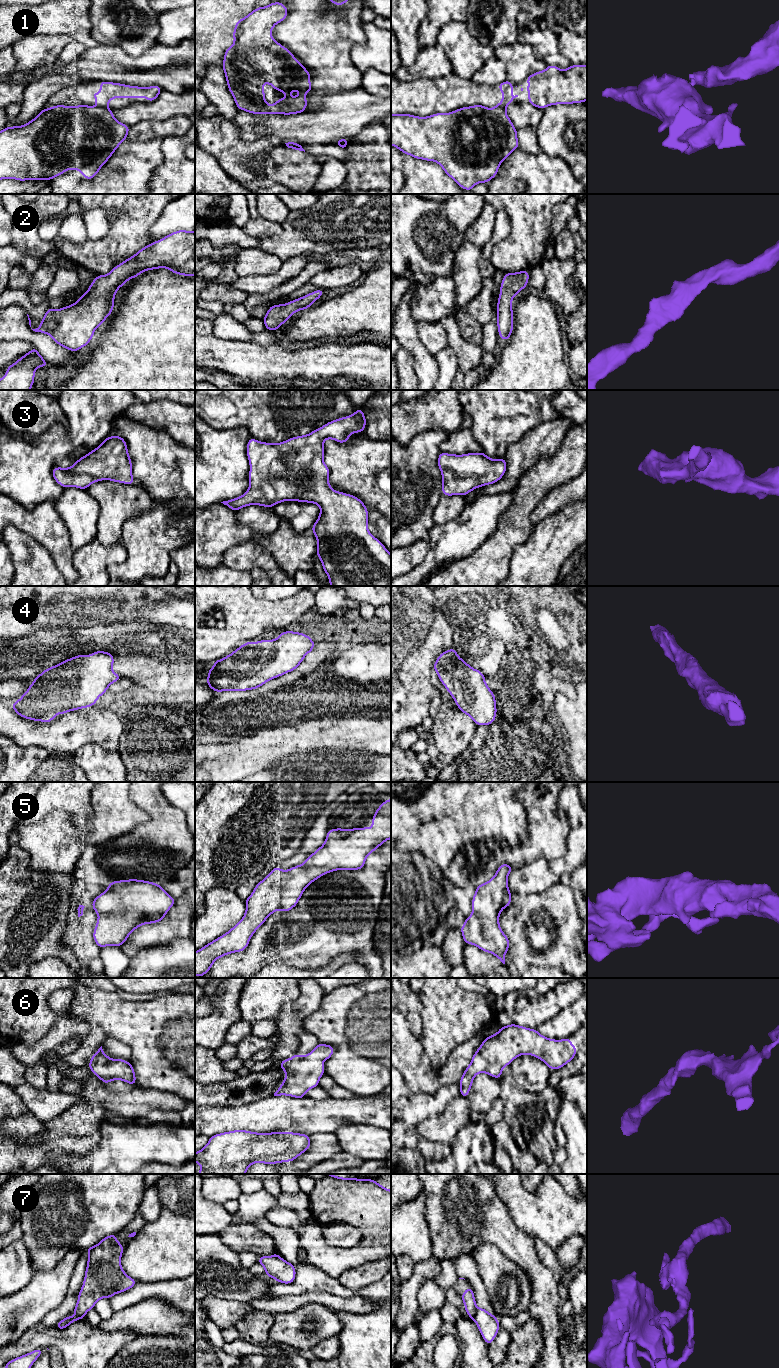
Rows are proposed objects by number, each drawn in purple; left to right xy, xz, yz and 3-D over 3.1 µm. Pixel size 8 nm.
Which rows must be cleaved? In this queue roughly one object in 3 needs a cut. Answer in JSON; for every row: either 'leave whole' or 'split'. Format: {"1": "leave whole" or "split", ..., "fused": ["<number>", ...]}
{"1": "split", "2": "leave whole", "3": "leave whole", "4": "leave whole", "5": "leave whole", "6": "leave whole", "7": "split", "fused": ["1", "7"]}

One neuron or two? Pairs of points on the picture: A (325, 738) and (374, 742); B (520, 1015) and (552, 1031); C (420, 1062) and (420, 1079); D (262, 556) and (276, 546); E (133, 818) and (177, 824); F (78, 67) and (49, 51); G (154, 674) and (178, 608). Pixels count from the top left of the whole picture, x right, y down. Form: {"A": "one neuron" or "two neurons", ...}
{"A": "one neuron", "B": "two neurons", "C": "one neuron", "D": "two neurons", "E": "two neurons", "F": "two neurons", "G": "two neurons"}

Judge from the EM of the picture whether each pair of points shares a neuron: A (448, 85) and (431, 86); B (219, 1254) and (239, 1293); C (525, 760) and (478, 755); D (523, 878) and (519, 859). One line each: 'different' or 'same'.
A: same
B: same
C: same
D: different

